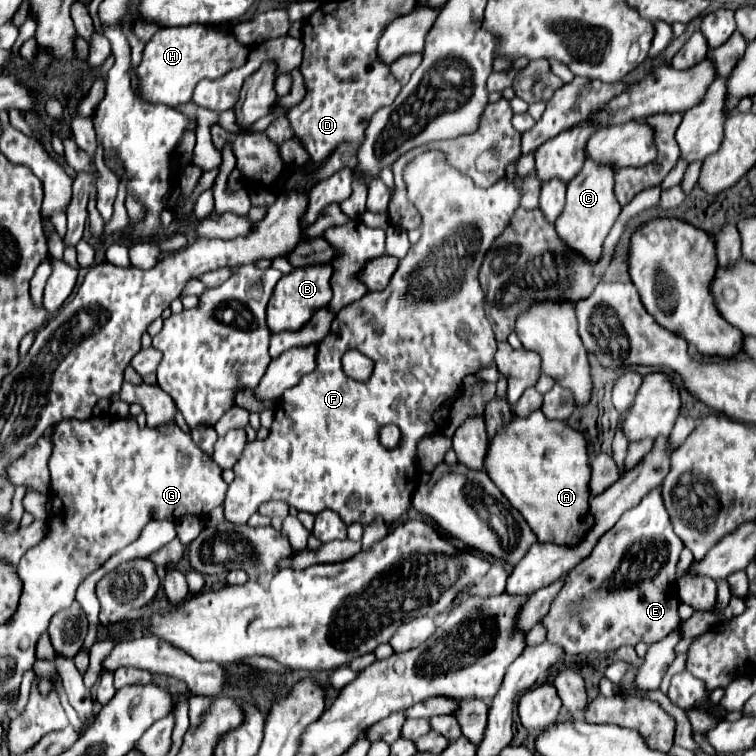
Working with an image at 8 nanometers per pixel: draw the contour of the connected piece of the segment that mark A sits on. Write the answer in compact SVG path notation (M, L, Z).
M535 410L527 418L513 418L503 430L495 434L489 444L489 454L485 458L485 470L503 496L525 516L531 530L537 534L539 542L555 542L577 546L585 538L587 530L593 526L593 516L589 514L589 478L591 466L587 460L587 442L583 434L573 430L567 422L549 420L541 410Z

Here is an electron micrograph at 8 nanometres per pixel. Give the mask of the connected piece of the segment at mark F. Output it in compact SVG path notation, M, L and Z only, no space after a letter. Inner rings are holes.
M427 150L419 156L415 156L407 166L405 166L405 172L403 172L403 180L407 184L407 196L413 204L417 204L417 210L421 212L421 240L417 244L411 246L411 250L407 252L407 256L399 262L399 268L395 270L389 286L381 292L367 292L361 300L345 306L343 310L339 310L333 318L333 326L329 330L329 334L317 344L317 366L313 372L305 374L305 378L301 378L301 382L289 390L285 390L285 394L281 396L281 400L277 402L275 406L275 420L273 420L273 426L271 426L271 432L265 440L255 440L251 444L245 446L239 462L233 466L233 472L235 472L235 480L229 484L229 490L227 490L227 498L225 498L225 520L227 522L233 522L233 524L247 524L249 516L257 512L259 504L265 502L265 500L283 500L287 502L289 506L297 508L297 510L303 510L303 512L311 512L311 514L319 514L321 510L325 508L331 508L335 512L339 512L339 516L343 518L343 522L347 522L347 526L351 526L353 522L359 522L363 528L367 528L377 516L383 518L385 526L391 528L395 520L399 520L409 508L411 508L411 496L419 484L419 468L417 468L417 442L421 442L421 438L429 436L429 434L435 434L437 430L441 430L447 420L449 420L449 410L451 410L451 404L461 396L461 390L463 390L463 378L467 374L475 374L477 370L481 370L483 366L489 366L493 362L493 354L497 350L497 342L495 342L495 336L493 336L493 330L491 330L491 324L489 320L485 318L485 292L479 284L479 278L477 278L477 272L481 268L481 262L489 250L489 246L493 244L493 240L505 230L505 226L509 226L511 222L511 216L513 212L519 208L519 202L521 202L521 184L523 184L523 178L521 176L515 176L513 182L507 182L507 178L503 176L497 184L489 186L489 188L479 188L473 184L473 180L459 172L455 166L451 166L447 160L445 160L445 154L443 152L437 152L437 150ZM451 236L451 278L445 278L445 280L451 280L451 284L447 282L441 284L441 282L435 282L435 280L441 280L437 278L435 274L437 272L431 272L431 266L435 268L435 264L445 264L449 266L449 262L437 262L433 260L433 256L437 254L439 246L443 244L443 240ZM429 268L429 284L427 282L419 282L419 274L423 274L423 270ZM347 350L359 350L361 354L365 354L367 358L373 360L373 374L369 376L367 382L359 382L359 380L353 380L349 376L345 376L343 372L343 366L341 366L341 356L347 352ZM385 424L395 424L399 426L401 430L401 440L399 440L399 446L393 448L393 450L387 450L381 446L379 442L379 428L385 426Z

